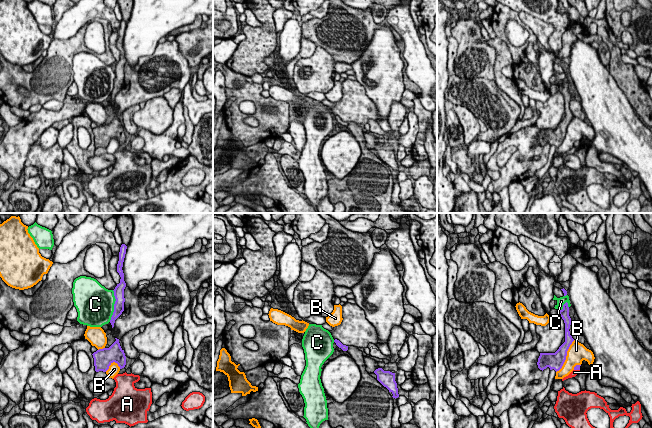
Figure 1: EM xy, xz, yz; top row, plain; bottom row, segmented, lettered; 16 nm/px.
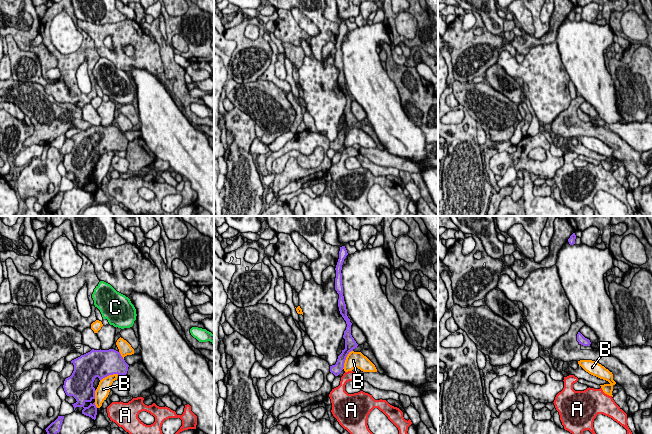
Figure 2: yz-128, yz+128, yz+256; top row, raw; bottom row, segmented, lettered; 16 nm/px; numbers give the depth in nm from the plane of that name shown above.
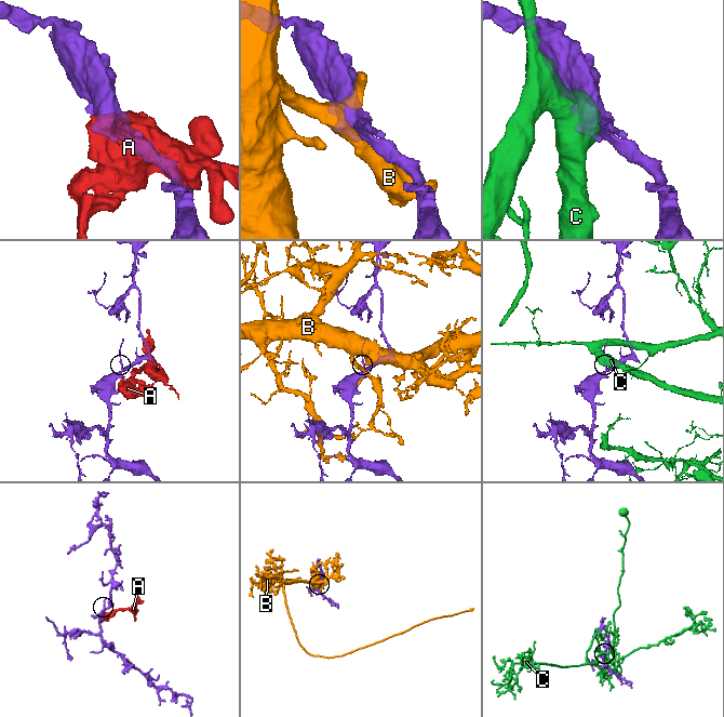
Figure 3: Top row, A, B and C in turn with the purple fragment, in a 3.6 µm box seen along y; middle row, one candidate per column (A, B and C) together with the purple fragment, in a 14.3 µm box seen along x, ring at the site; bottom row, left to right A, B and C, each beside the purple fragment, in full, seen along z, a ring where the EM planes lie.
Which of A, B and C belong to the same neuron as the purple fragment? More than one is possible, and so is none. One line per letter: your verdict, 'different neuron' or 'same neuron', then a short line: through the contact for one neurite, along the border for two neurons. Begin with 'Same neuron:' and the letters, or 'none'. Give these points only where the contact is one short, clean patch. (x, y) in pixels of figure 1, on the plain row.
Same neuron: none
A: different neuron | yz (574, 145), (579, 146)
B: different neuron
C: different neuron | xy (113, 66), (115, 74), (114, 87), (109, 97)

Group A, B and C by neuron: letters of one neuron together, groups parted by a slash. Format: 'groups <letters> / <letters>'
groups A / B / C

